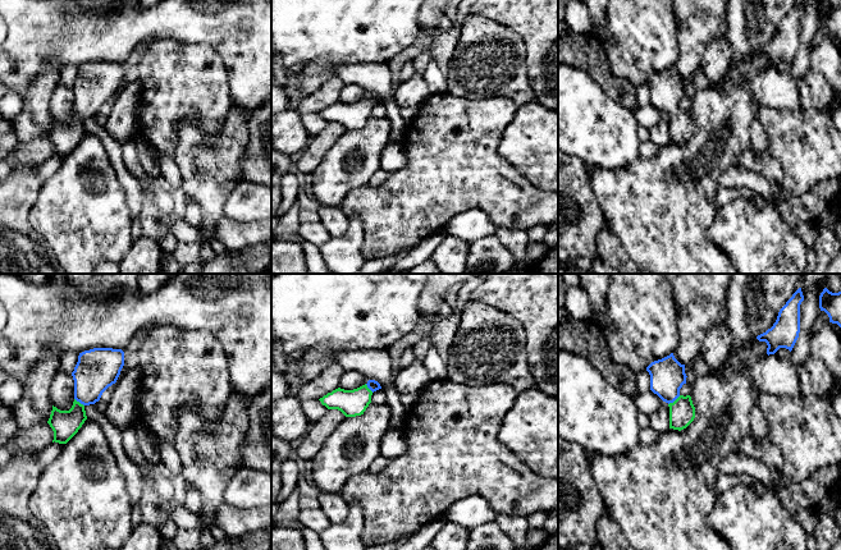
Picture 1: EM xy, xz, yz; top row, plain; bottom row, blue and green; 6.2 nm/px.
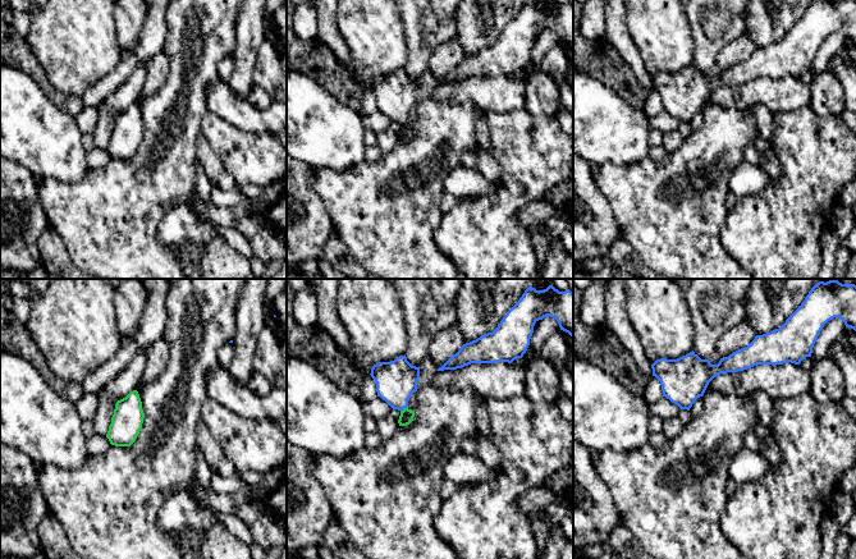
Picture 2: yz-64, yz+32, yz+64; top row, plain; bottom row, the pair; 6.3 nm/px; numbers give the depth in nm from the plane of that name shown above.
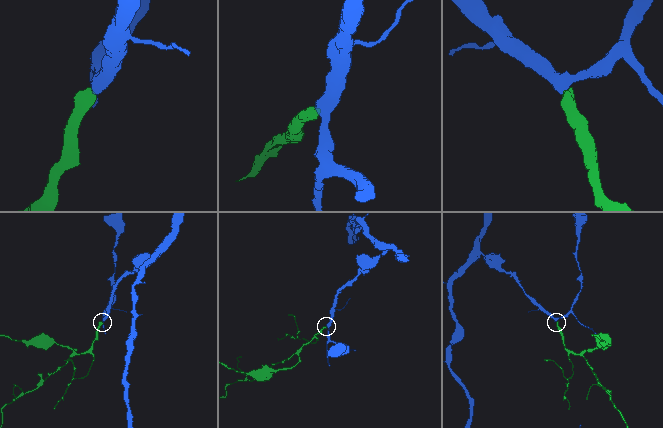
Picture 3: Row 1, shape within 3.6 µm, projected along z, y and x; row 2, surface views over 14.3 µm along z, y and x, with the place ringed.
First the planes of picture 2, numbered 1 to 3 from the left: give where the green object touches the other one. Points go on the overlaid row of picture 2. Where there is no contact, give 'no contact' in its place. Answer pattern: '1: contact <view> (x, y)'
1: no contact
2: contact yz+32 (403, 408)
3: no contact

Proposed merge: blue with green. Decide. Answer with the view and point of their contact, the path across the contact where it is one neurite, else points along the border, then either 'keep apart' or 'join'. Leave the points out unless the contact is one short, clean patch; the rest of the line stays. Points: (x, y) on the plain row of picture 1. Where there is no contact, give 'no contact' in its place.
yz (673, 114) | across yz (667, 88), (667, 102), (673, 114), (681, 122), (681, 125) | join

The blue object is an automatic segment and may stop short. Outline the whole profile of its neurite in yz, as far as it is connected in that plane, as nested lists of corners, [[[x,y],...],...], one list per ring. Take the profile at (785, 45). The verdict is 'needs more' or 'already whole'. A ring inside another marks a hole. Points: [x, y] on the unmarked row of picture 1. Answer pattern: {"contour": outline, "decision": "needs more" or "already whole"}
{"contour": [[[799,1],[780,23],[773,40],[757,50],[759,55],[767,56],[768,69],[774,68],[780,61],[792,64],[800,46],[800,18],[803,14],[804,9]]], "decision": "already whole"}

